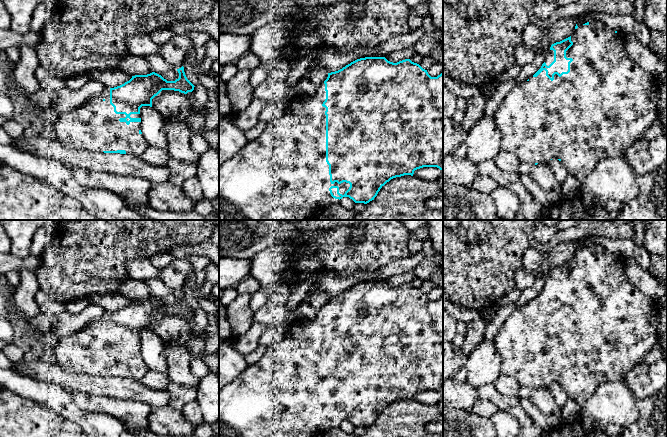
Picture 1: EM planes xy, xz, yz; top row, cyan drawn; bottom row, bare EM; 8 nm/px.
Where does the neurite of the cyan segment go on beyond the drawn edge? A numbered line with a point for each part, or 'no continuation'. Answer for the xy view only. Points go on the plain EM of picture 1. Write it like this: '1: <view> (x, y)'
1: xy (94, 350)

